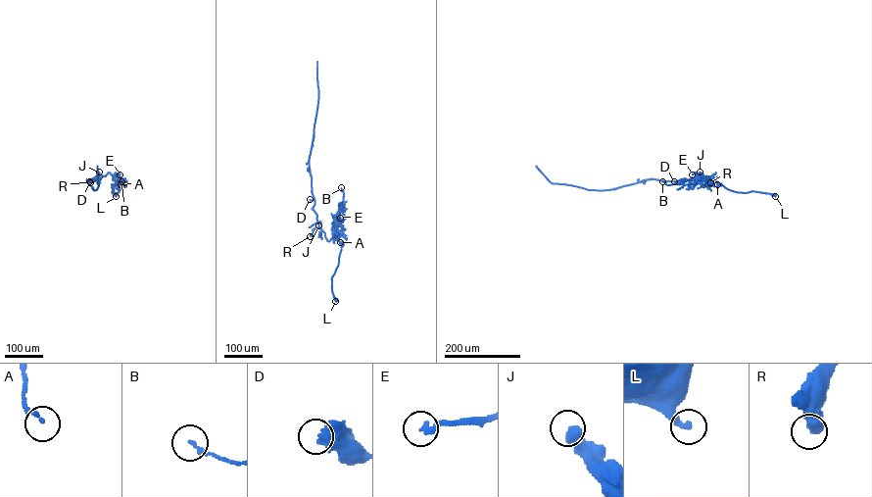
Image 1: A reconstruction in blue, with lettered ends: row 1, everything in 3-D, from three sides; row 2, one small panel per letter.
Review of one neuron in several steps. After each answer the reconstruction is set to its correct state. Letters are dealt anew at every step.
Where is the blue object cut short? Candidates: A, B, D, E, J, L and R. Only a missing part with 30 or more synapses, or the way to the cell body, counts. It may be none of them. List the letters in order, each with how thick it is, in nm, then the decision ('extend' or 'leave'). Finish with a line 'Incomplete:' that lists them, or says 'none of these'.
A: 180 nm | leave
B: 180 nm | leave
D: 700 nm | leave
E: 200 nm | leave
J: 550 nm | leave
L: 360 nm | leave
R: 550 nm | leave
Incomplete: none of these

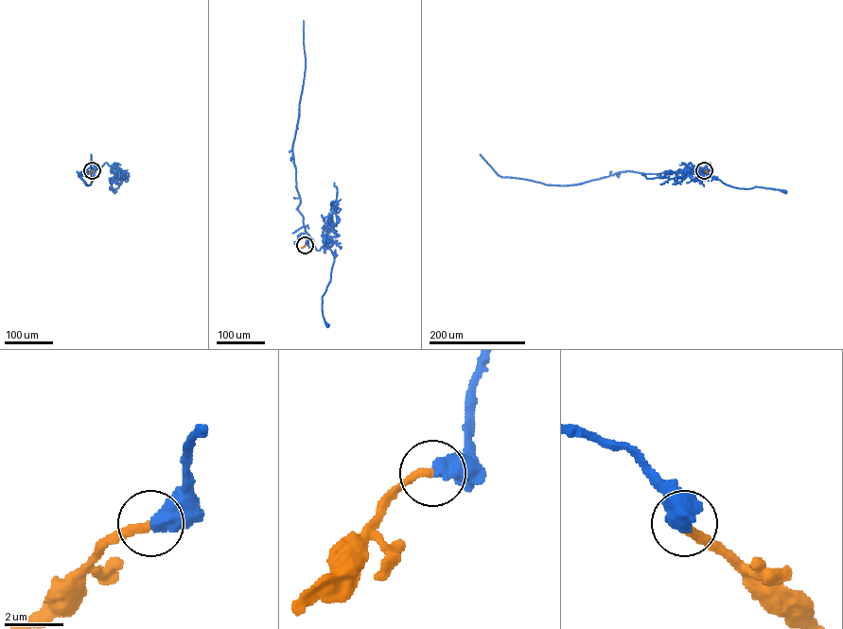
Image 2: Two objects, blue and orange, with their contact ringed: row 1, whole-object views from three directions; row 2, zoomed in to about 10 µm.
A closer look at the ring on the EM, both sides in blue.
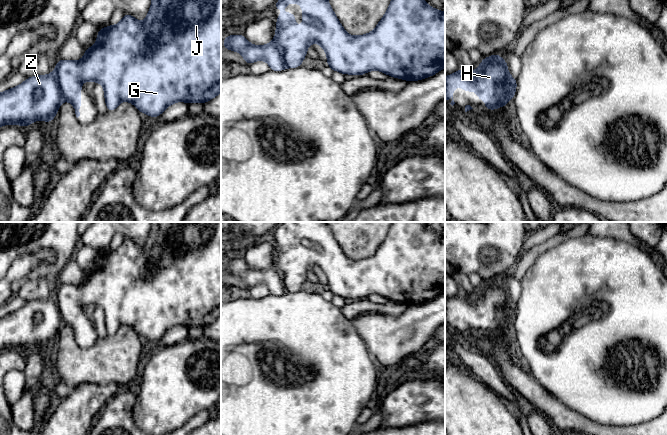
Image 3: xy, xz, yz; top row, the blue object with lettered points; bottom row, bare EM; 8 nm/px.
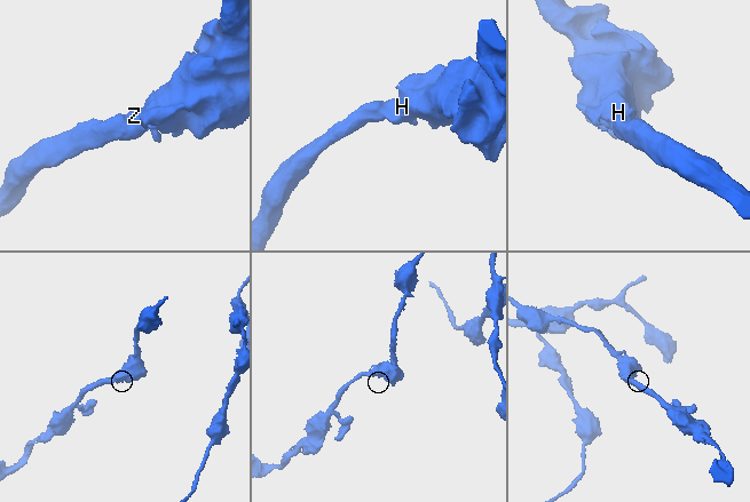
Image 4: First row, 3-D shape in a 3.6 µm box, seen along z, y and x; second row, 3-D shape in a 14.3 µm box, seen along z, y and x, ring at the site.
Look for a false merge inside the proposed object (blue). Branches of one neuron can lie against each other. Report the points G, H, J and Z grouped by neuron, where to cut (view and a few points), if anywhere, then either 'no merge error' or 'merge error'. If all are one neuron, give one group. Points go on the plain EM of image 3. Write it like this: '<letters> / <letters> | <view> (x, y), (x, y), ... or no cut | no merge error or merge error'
G H J Z | no cut | no merge error

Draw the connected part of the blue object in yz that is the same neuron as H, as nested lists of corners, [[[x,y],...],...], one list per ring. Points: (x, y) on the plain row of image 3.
[[[499,278],[483,282],[475,295],[461,292],[445,301],[445,323],[451,323],[452,330],[457,307],[466,316],[476,315],[479,327],[488,320],[484,332],[489,334],[505,331],[509,324],[513,324],[517,312],[516,302],[509,299],[508,289]]]

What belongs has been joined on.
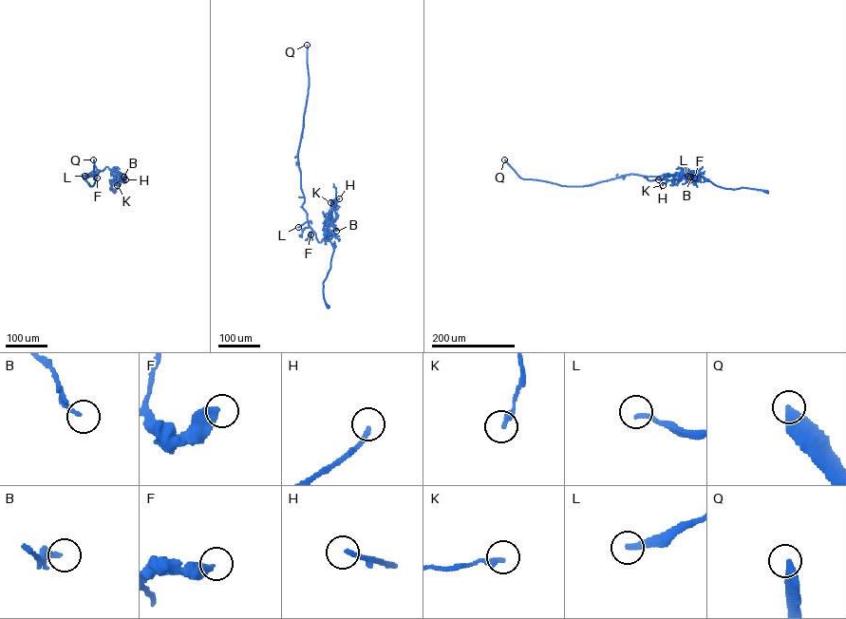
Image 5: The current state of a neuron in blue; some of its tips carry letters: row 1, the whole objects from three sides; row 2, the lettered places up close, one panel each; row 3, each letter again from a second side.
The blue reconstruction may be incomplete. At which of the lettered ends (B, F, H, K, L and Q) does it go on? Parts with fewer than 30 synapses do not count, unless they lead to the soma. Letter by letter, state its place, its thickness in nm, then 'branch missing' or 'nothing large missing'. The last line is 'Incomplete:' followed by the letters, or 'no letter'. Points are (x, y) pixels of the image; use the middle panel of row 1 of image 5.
B: at (336, 231); 200 nm thick; nothing large missing
F: at (310, 234); 480 nm thick; nothing large missing
H: at (339, 198); 200 nm thick; nothing large missing
K: at (330, 202); 240 nm thick; nothing large missing
L: at (298, 227); 220 nm thick; branch missing
Q: at (307, 45); 440 nm thick; branch missing
Incomplete: L, Q

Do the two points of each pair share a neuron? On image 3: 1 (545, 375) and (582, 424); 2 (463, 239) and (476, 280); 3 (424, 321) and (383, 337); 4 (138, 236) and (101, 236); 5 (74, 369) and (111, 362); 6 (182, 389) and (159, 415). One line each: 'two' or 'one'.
1: two
2: two
3: one
4: one
5: one
6: one

